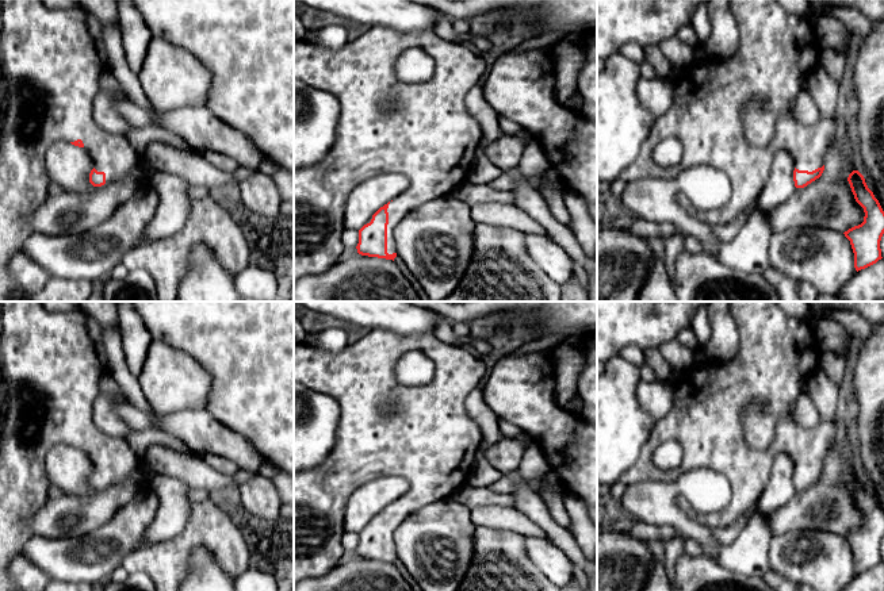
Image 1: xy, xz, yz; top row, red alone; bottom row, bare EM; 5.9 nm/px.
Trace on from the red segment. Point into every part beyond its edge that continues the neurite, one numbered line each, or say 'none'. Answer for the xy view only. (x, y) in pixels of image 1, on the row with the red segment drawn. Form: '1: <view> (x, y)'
1: xy (52, 60)

